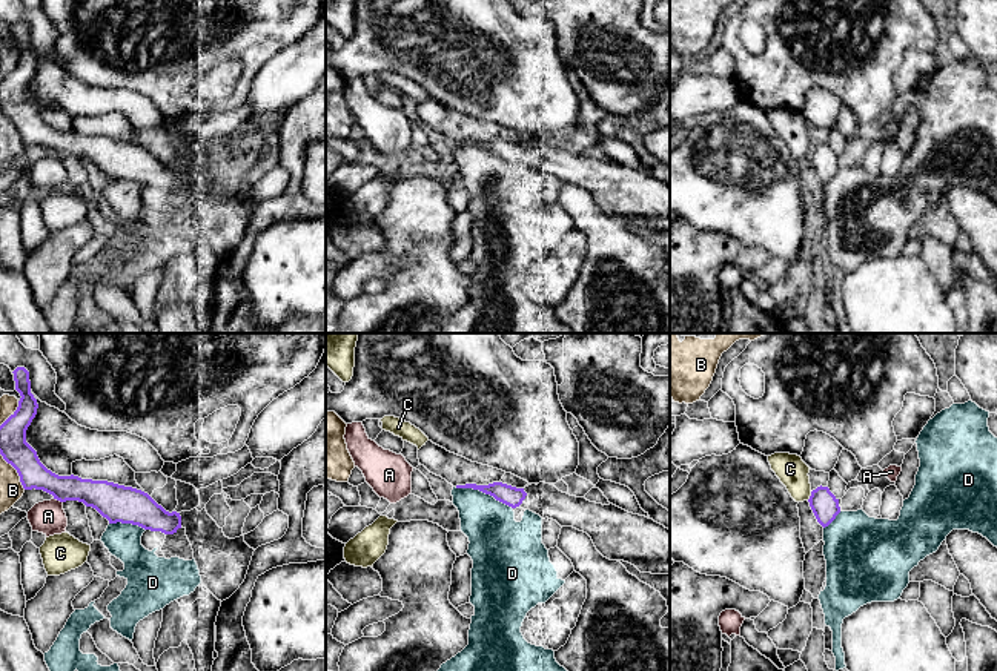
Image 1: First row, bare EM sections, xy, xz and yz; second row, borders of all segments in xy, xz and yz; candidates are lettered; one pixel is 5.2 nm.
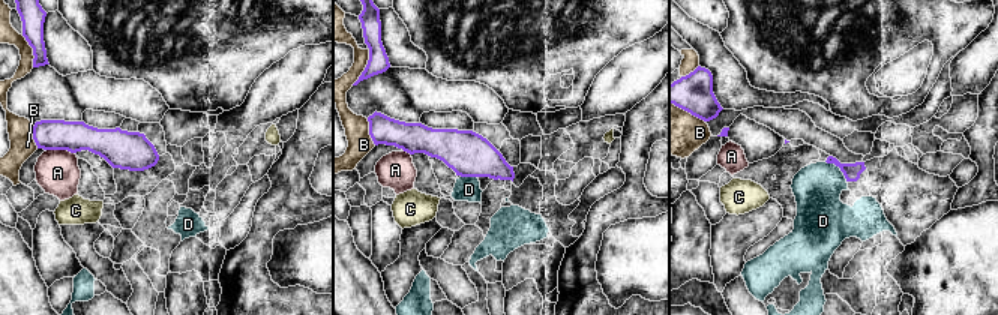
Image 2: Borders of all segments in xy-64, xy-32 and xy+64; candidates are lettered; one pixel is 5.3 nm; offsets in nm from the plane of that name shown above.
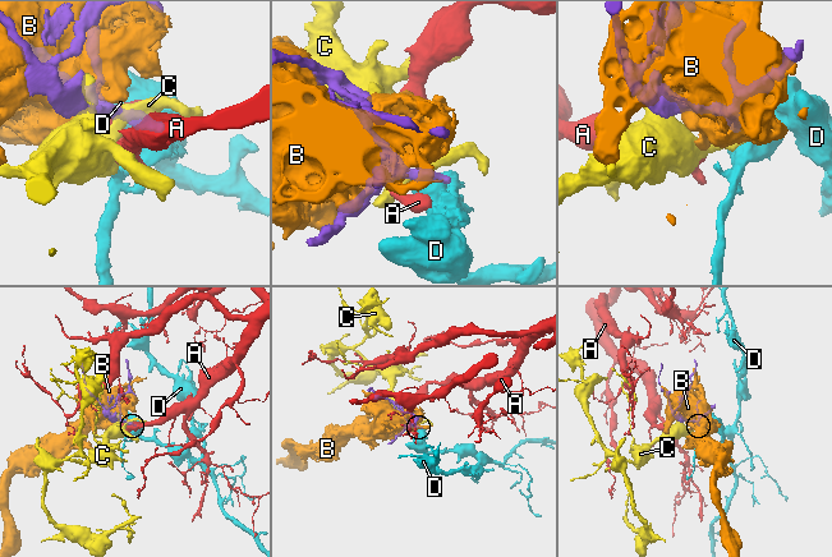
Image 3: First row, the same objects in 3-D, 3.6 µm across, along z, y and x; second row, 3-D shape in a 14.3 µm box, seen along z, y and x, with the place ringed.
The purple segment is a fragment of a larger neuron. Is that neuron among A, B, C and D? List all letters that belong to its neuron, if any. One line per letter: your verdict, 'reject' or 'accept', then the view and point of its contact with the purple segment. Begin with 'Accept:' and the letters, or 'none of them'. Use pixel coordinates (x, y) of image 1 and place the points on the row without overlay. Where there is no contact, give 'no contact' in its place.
Accept: none of them
A: reject | xy (59, 155)
B: reject | xy (17, 128)
C: reject | yz (810, 152)
D: reject | xz (484, 148)

